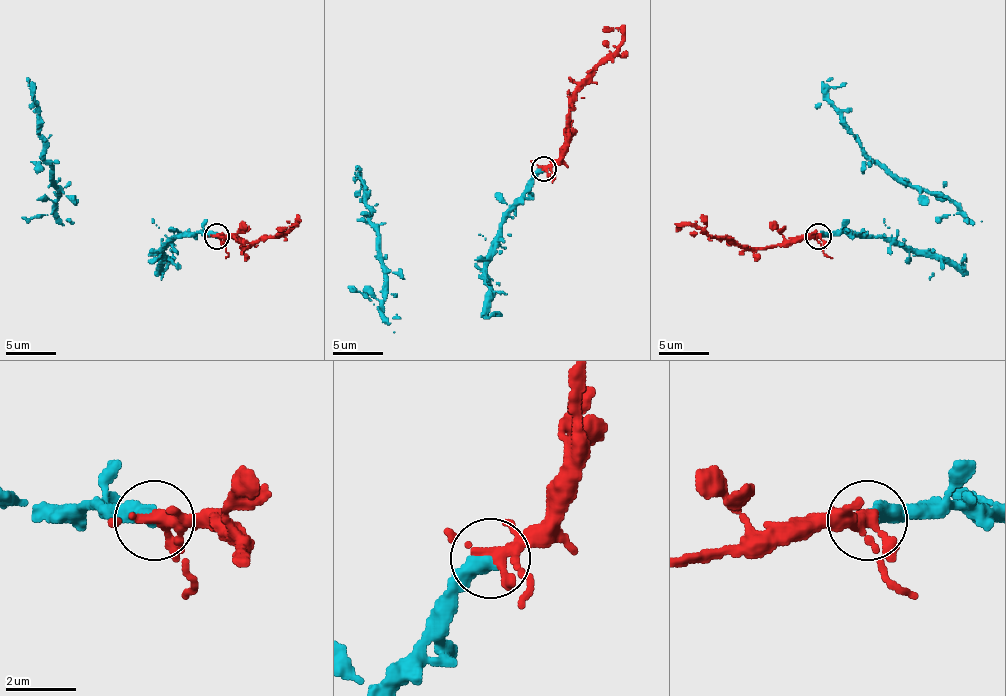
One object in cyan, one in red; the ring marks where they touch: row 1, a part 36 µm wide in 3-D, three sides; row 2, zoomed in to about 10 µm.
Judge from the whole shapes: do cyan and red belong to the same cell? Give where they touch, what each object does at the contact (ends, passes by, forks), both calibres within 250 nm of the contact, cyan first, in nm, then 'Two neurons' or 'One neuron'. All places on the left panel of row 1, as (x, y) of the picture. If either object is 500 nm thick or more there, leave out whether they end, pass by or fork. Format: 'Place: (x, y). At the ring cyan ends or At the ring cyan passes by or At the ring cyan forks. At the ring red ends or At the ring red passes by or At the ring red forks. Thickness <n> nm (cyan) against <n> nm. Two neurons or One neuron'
Place: (217, 236). At the ring cyan ends. At the ring red forks. Thickness 440 nm (cyan) against 280 nm. One neuron

